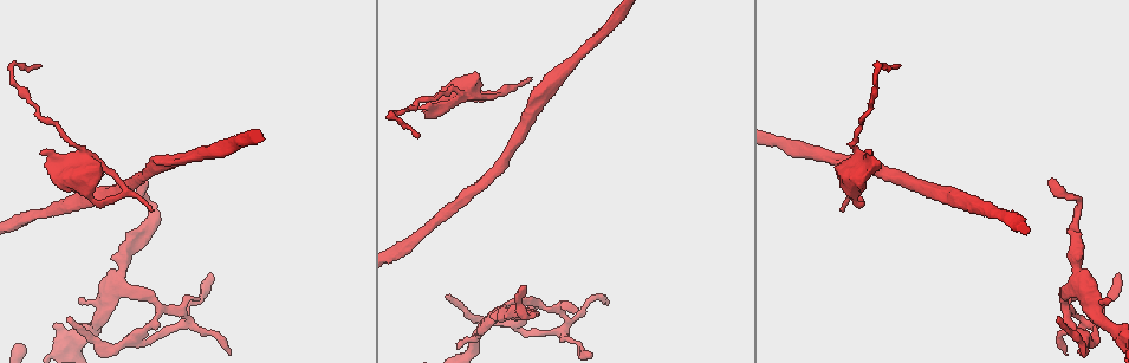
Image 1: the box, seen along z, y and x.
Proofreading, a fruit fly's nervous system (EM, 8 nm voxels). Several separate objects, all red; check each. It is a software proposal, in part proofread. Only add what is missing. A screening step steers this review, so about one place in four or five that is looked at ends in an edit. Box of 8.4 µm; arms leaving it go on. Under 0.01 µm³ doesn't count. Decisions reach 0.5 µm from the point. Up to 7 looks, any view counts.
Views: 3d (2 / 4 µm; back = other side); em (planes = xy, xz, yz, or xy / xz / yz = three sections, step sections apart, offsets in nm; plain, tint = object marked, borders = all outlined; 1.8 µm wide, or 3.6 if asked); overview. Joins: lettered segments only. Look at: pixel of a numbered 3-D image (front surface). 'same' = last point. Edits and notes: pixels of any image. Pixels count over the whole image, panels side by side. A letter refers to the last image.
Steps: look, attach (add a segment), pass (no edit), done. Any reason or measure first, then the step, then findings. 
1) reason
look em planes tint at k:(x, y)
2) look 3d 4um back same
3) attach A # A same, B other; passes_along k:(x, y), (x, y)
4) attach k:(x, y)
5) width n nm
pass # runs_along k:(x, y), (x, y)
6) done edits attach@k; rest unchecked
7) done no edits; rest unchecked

look 3d 2um at 1:(158, 310)

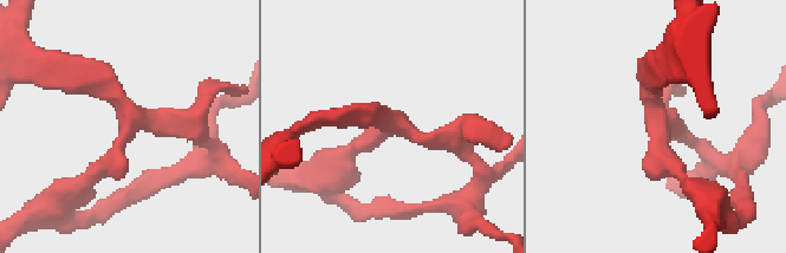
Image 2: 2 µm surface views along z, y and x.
look em planes borders at 2:(663, 119)

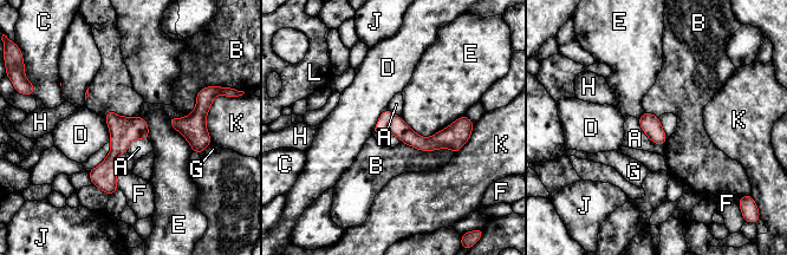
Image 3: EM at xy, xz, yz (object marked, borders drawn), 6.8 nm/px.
pass # A other, B other, C other, D other, E other, F other, G other, H other, J other, K other, L other; none of them fits

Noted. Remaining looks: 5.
closes a loop
look 3d 2um at 1:(496, 93)

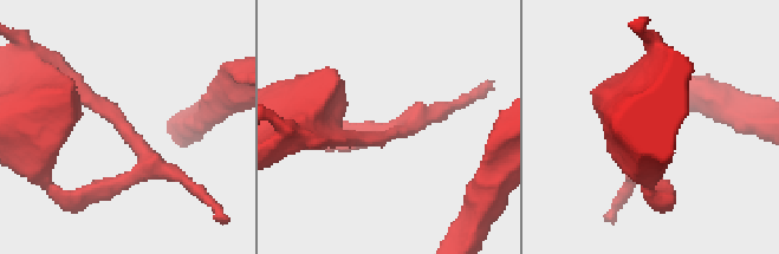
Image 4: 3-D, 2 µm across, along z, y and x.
look em xz step 8 borders at 4:(391, 134)

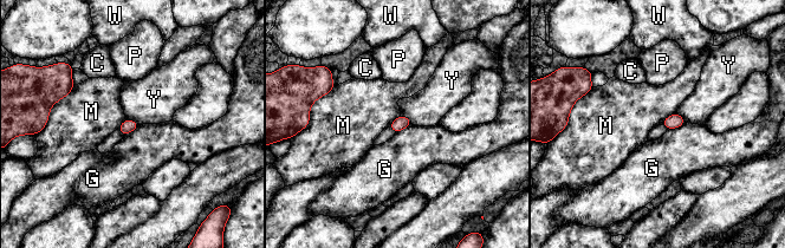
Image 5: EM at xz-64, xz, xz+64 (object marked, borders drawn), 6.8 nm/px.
width 90 nm
pass # C other, G other, M other, P other, W other, Y other; no lettered segment goes on from it

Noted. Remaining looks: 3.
free end
look 3d 2um at 1:(416, 137)

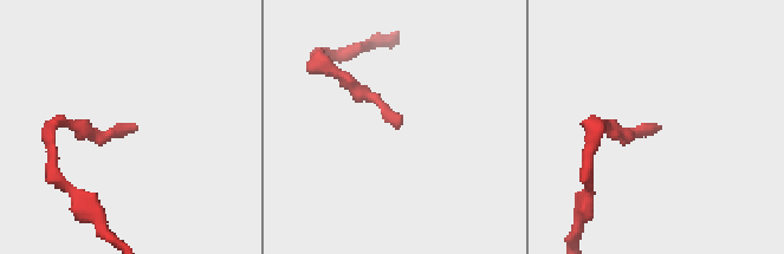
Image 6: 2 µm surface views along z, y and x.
now the EM
look em planes borders at 6:(132, 125)

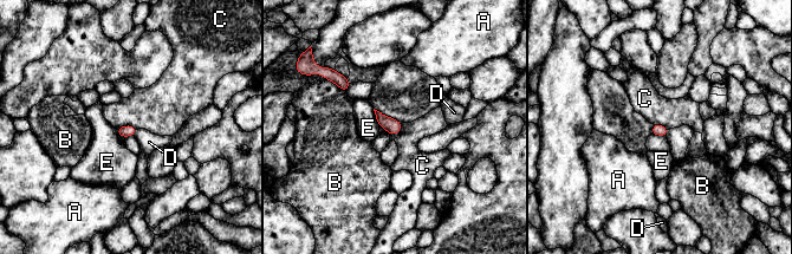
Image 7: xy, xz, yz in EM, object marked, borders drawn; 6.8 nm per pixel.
pass # A other, B other, C other, D other, E other; border 7:(137, 128), (121, 125), (116, 129); none of them fits

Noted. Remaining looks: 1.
done no edits; rest unchecked

